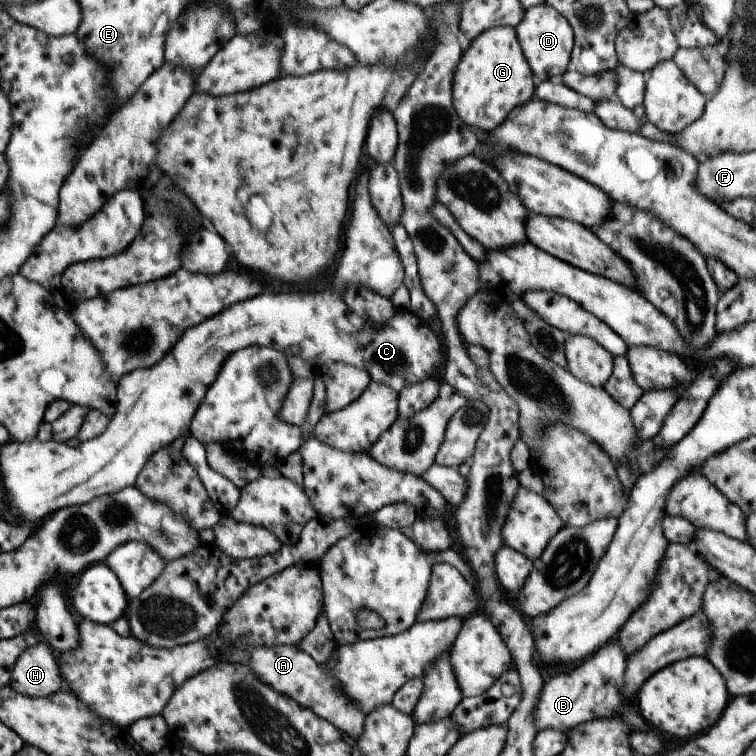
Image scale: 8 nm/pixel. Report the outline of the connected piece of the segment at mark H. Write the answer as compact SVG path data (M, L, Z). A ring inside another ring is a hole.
M45 644L25 648L11 668L8 686L27 697L53 695L62 682L56 662L56 654Z

